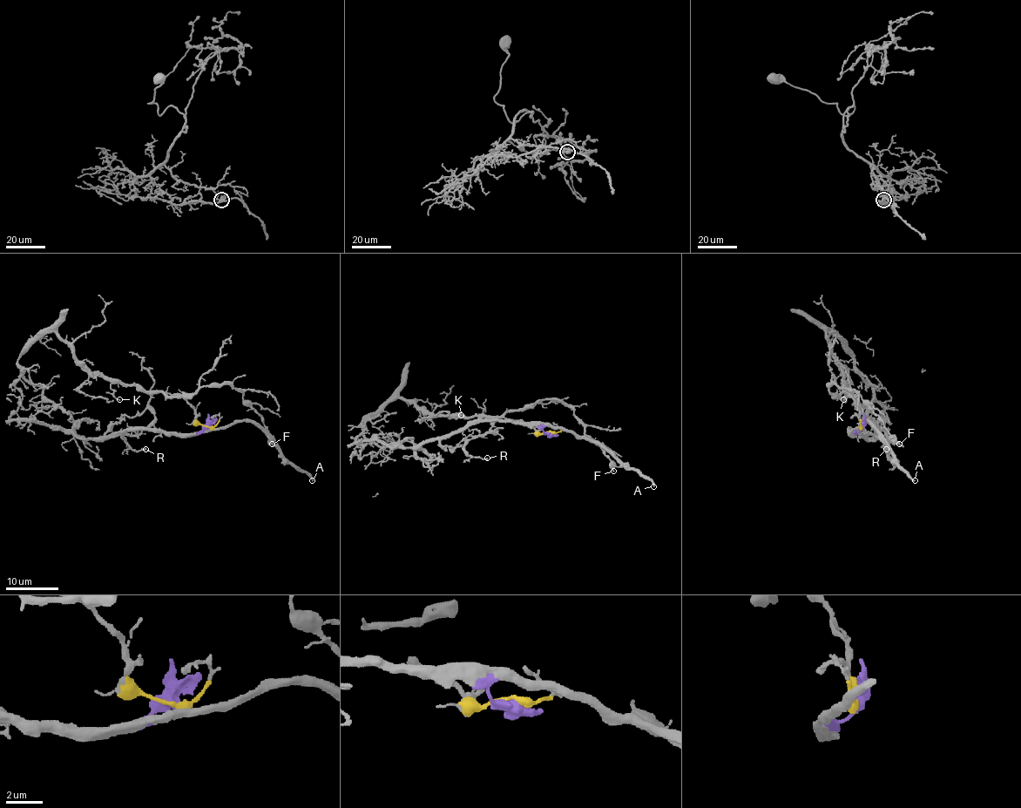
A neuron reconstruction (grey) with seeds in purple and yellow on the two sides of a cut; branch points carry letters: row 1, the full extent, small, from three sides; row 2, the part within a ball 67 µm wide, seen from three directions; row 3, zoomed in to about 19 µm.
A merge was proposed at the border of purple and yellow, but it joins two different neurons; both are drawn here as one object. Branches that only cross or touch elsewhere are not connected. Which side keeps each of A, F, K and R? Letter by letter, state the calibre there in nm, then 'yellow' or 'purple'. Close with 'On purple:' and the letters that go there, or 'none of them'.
A: calibre 240 nm; purple
F: calibre 220 nm; yellow
K: calibre 100 nm; yellow
R: calibre 240 nm; yellow
On purple: A

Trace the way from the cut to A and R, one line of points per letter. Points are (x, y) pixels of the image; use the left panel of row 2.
A: (207, 426), (200, 431), (217, 430), (238, 421), (253, 422), (280, 452), (313, 479)
R: (207, 426), (181, 397), (152, 391), (148, 404), (155, 418), (139, 434), (124, 437), (132, 450), (145, 448)

